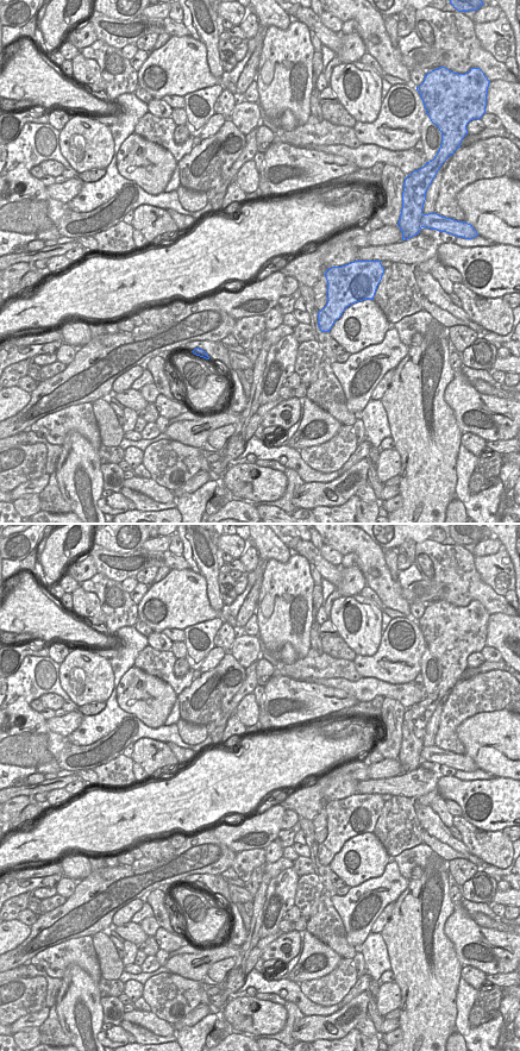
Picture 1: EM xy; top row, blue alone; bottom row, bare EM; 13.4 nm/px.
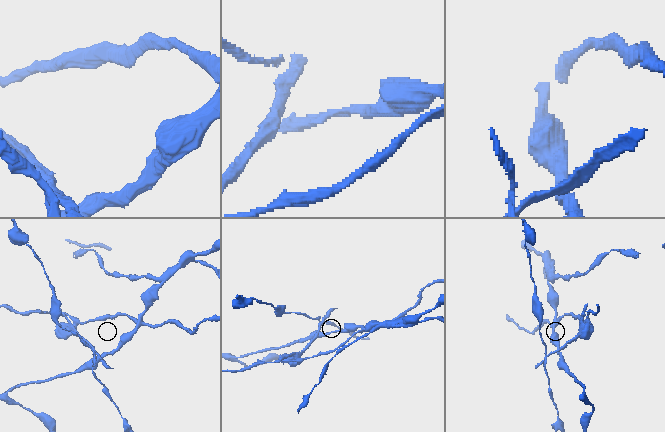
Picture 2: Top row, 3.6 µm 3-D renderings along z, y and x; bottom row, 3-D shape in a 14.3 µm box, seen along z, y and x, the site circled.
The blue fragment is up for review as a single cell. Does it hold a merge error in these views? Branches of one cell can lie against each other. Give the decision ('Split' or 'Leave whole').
Split

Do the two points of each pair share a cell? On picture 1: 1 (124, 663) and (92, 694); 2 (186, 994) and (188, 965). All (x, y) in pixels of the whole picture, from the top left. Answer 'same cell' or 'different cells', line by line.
1: different cells
2: different cells

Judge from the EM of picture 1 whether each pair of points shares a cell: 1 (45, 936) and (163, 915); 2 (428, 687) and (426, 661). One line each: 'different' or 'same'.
1: different
2: same

